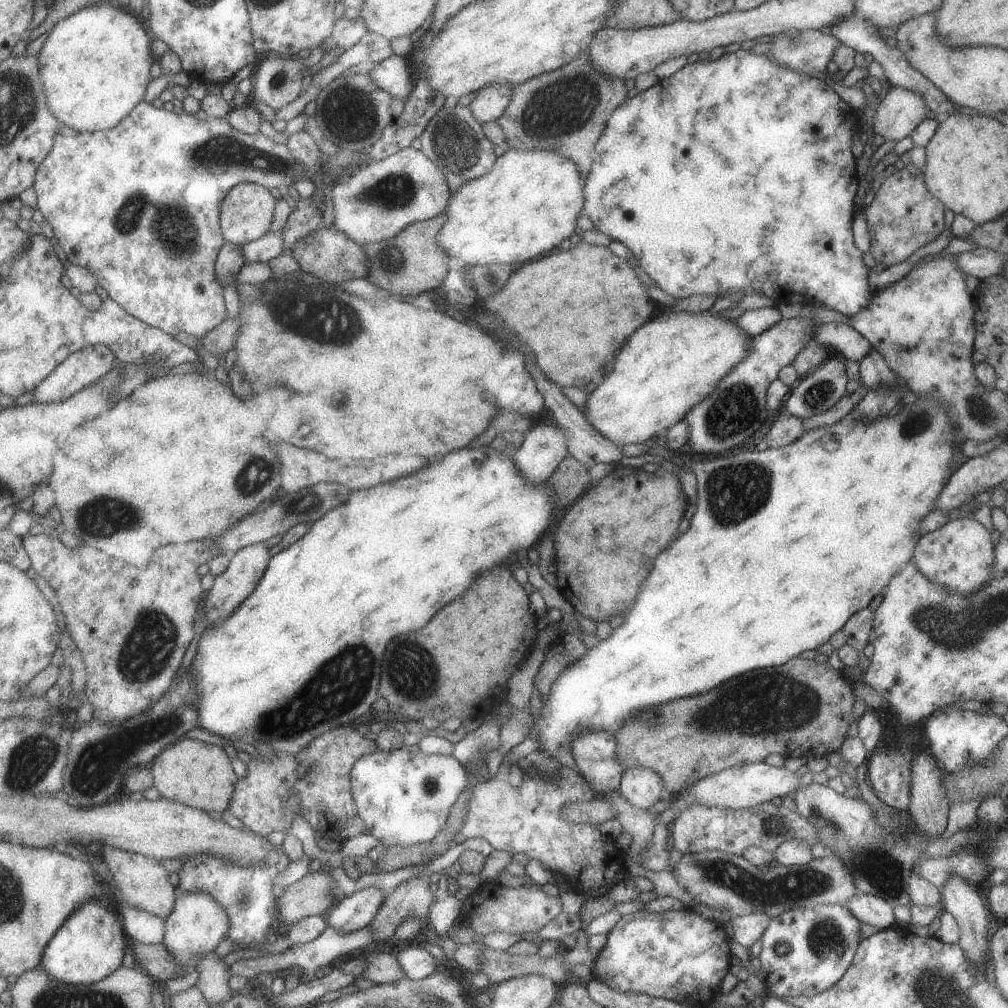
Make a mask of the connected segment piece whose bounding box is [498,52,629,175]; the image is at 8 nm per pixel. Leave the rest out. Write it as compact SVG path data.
M588 52L580 54L580 58L567 64L561 69L533 78L521 85L514 87L514 100L508 110L498 122L506 130L509 148L523 151L556 150L568 158L572 158L580 166L580 174L588 174L592 163L595 161L595 145L607 128L607 122L612 113L626 101L628 89L625 80L610 78L600 74Z

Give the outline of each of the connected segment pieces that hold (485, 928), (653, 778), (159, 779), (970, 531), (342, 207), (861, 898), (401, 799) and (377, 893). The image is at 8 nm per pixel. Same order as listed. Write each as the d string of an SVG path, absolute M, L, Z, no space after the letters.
M507 880L487 883L480 890L474 891L471 897L465 901L462 915L463 925L471 928L476 934L509 932L530 938L531 935L540 932L564 912L561 896L546 894L542 887L543 884L538 883L531 887L527 884L518 887Z
M648 768L626 769L620 782L620 793L642 809L648 809L659 800L671 796L660 774Z
M186 738L168 747L152 765L156 787L172 802L183 802L186 806L208 812L230 809L232 799L238 790L241 777L233 763L234 751L218 744Z
M964 515L923 534L914 548L913 561L928 580L944 586L951 593L968 596L982 590L984 584L990 580L996 558L994 547L990 531L974 519L974 516Z
M412 146L384 160L370 163L350 178L335 184L330 192L335 208L336 225L361 245L378 244L396 238L411 224L427 221L448 212L453 197L448 177L423 150Z
M859 893L850 898L845 906L862 924L870 924L880 930L895 924L894 907L879 896Z
M379 748L375 753L367 754L352 770L352 788L360 814L370 826L372 835L384 840L385 847L408 846L433 842L443 831L452 814L452 809L470 786L470 771L454 755L428 756L420 752L414 754L410 748L386 752Z
M371 886L348 897L343 896L328 916L329 925L340 928L344 934L371 926L380 914L387 895L380 888Z

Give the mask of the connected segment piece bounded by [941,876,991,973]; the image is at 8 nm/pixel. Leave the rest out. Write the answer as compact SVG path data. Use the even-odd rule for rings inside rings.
M952 876L946 886L941 888L941 903L946 912L952 913L960 927L960 938L958 944L962 946L962 950L966 952L966 958L986 973L988 956L987 950L991 947L989 944L988 930L990 927L989 912L984 906L982 896L978 894L977 887L968 884L966 880L962 880L960 876Z

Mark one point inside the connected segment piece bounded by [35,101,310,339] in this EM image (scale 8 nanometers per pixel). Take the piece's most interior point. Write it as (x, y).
(111, 195)

